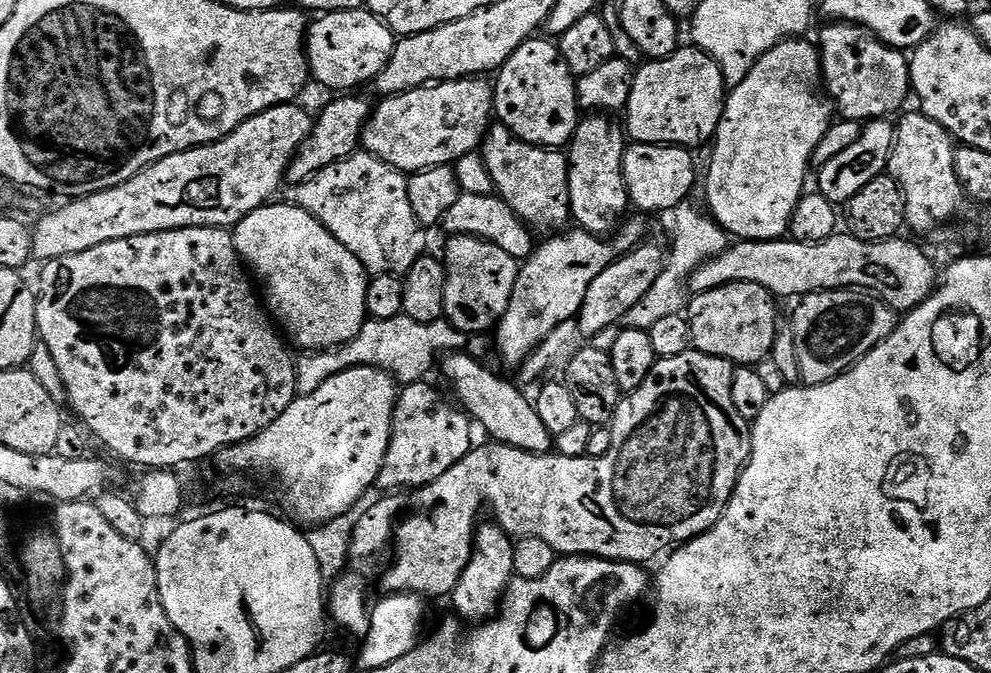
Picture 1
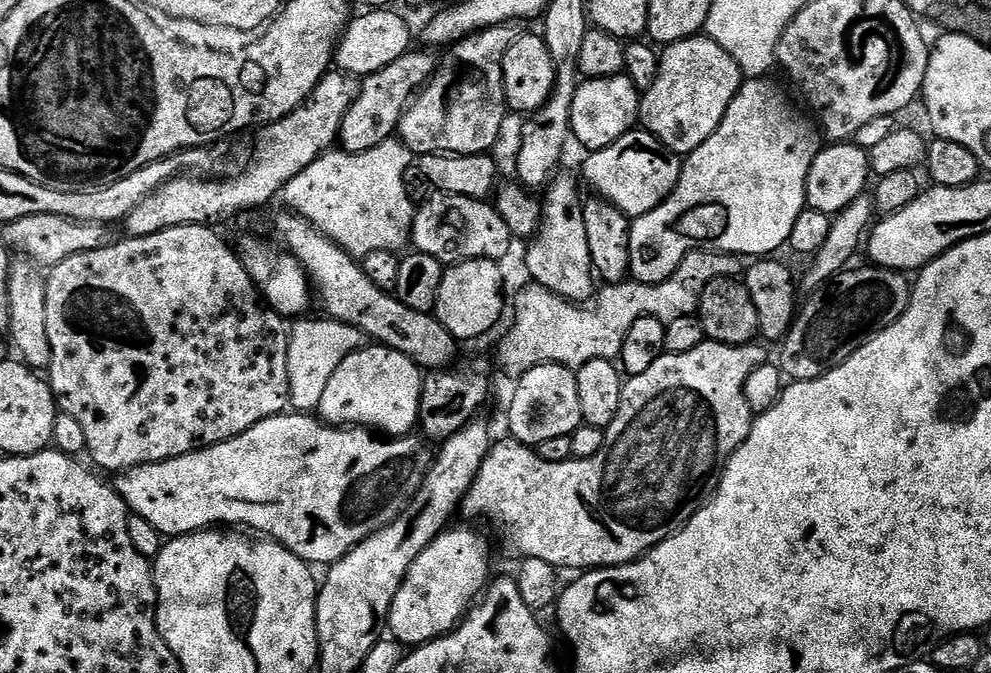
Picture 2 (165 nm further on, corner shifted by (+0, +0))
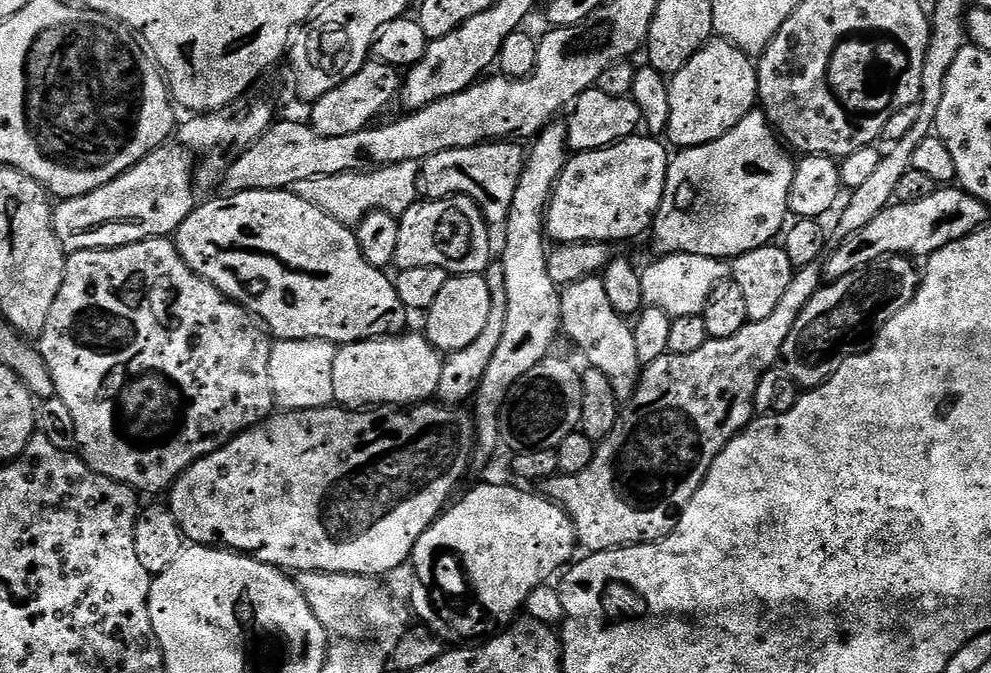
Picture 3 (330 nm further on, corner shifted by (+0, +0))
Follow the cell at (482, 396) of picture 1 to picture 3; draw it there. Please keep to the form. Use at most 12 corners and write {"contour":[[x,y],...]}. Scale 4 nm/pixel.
{"contour":[[295,191],[203,201],[186,266],[276,340],[399,336],[349,225]]}

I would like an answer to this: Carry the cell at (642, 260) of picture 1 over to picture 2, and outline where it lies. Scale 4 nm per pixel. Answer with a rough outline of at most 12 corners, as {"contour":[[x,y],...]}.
{"contour":[[745,79],[676,189],[631,221],[635,283],[697,250],[768,258],[822,147]]}

